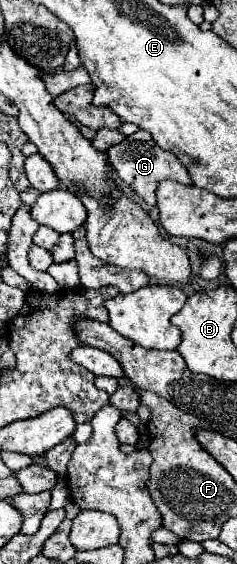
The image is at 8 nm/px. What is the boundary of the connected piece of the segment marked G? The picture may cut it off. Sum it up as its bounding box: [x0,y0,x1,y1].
[107,129,189,205]

